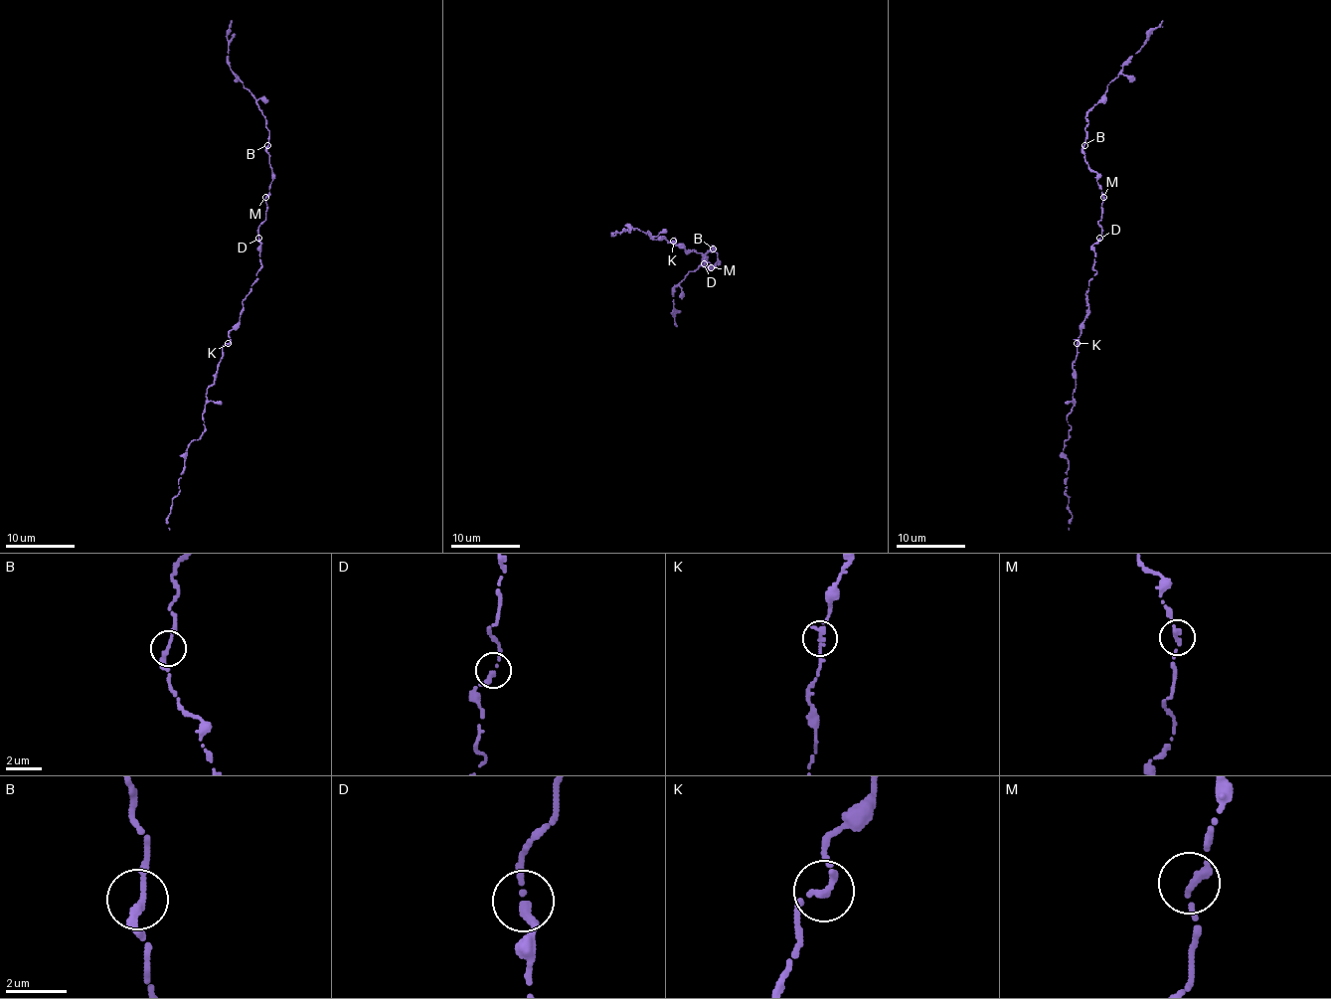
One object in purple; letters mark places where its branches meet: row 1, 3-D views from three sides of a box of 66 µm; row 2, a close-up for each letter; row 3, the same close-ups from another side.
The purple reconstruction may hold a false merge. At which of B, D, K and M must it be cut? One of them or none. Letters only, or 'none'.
none

